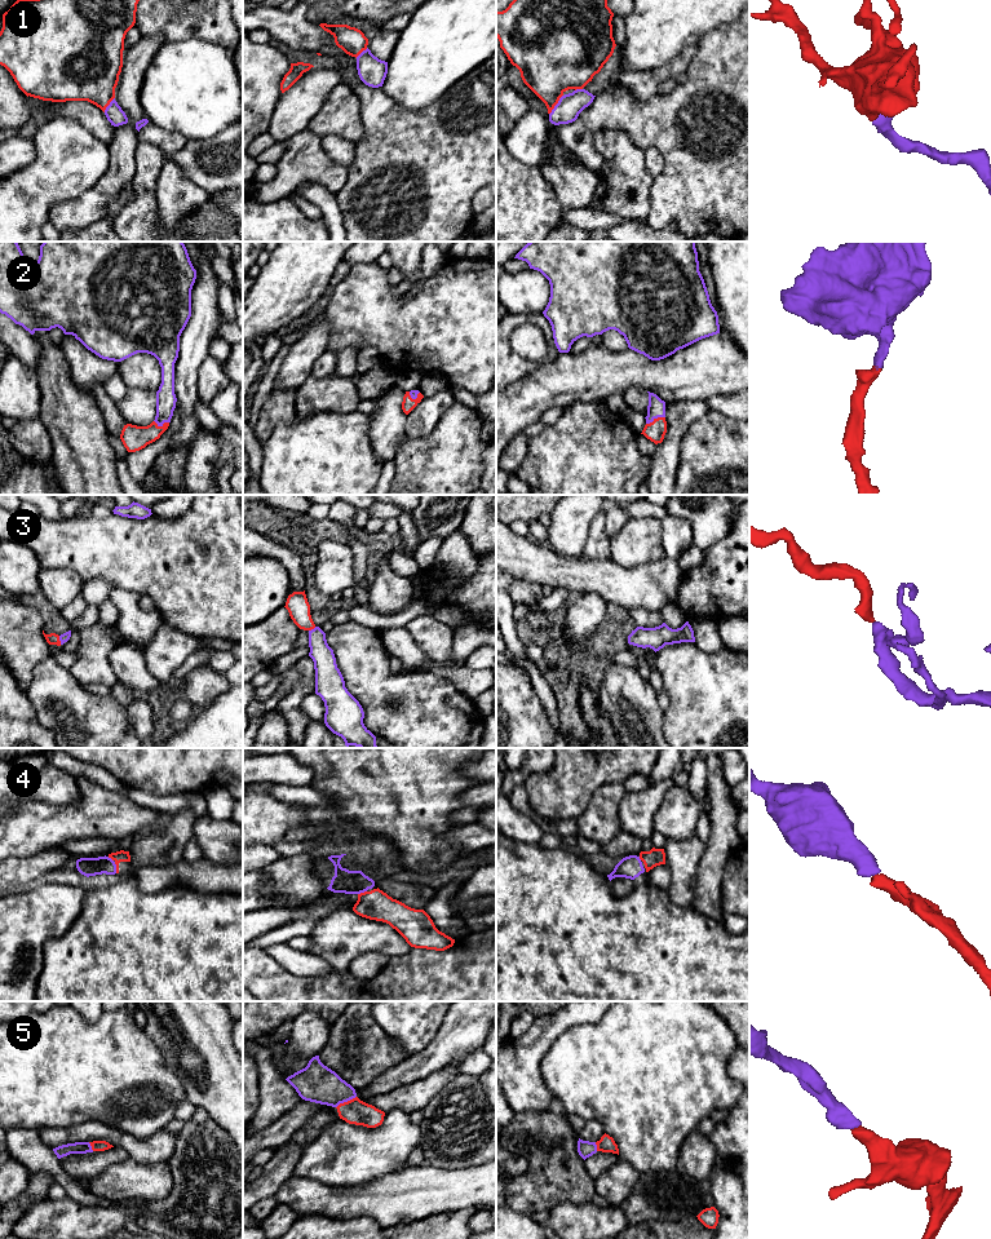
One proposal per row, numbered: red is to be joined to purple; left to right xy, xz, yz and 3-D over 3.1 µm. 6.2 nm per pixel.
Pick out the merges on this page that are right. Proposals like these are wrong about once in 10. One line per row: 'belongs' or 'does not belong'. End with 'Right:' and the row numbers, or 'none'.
1: belongs
2: belongs
3: belongs
4: belongs
5: belongs
Right: 1, 2, 3, 4, 5

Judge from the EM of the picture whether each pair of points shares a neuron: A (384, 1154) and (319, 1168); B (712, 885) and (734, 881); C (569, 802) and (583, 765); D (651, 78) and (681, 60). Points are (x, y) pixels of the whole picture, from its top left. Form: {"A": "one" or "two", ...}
{"A": "one", "B": "two", "C": "one", "D": "one"}

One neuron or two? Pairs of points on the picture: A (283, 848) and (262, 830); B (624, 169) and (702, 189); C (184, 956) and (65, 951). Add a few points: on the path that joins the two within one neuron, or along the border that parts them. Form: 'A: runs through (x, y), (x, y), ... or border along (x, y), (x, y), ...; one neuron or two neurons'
A: border along (283, 839), (269, 844); two neurons
B: border along (654, 178), (650, 186), (650, 208); two neurons
C: runs through (154, 956), (94, 956); one neuron

